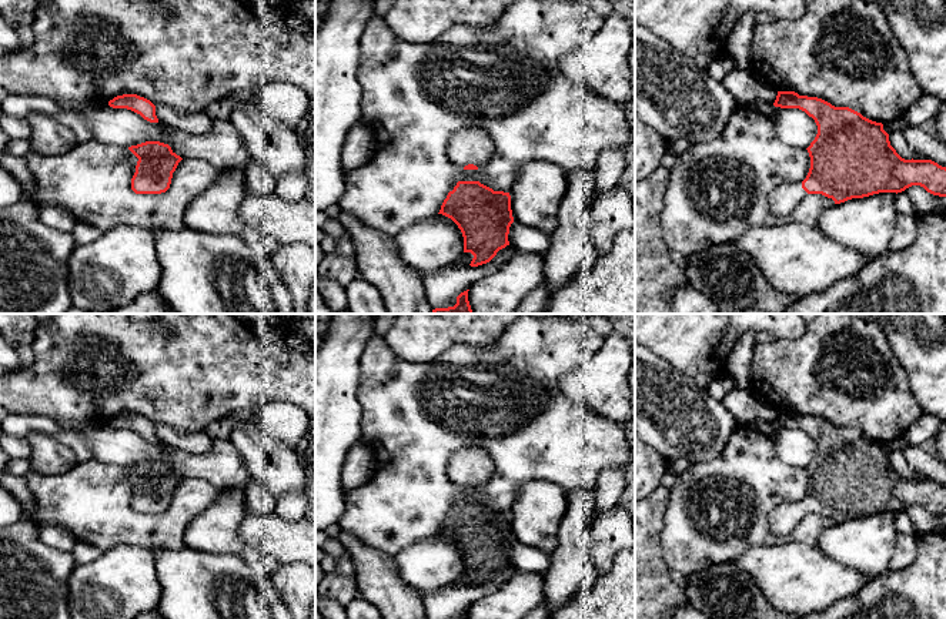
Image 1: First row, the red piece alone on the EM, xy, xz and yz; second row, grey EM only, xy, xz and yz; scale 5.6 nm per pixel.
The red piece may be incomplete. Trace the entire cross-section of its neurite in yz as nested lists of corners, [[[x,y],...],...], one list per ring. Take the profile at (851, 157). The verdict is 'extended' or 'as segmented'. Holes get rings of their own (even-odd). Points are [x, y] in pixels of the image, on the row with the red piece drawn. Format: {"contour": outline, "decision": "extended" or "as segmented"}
{"contour": [[[778,91],[773,106],[799,108],[818,126],[818,134],[806,148],[810,157],[809,173],[803,181],[782,184],[772,191],[769,208],[773,215],[792,214],[808,194],[822,194],[840,204],[879,193],[897,194],[912,185],[920,185],[933,195],[946,197],[946,167],[932,160],[902,158],[890,145],[882,123],[872,121],[849,107],[835,107],[822,98],[799,96],[795,91]]], "decision": "extended"}

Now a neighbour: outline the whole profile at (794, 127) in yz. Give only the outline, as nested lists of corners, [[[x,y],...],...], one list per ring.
[[[799,108],[775,110],[776,114],[770,120],[778,138],[793,148],[808,148],[818,134],[815,120]]]

